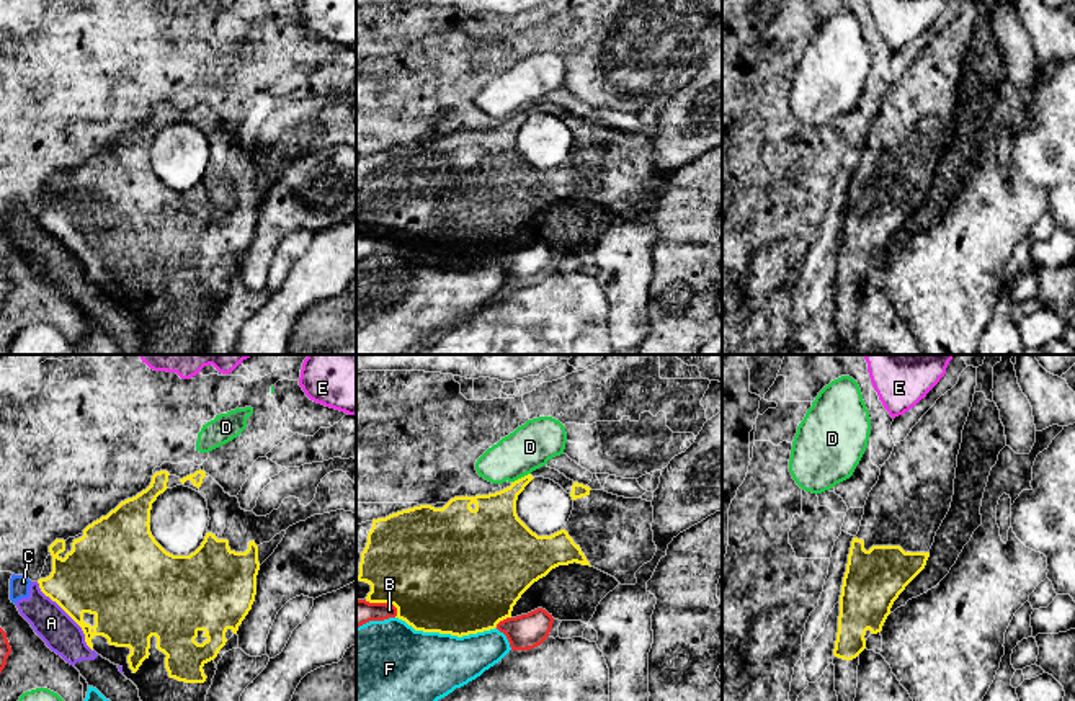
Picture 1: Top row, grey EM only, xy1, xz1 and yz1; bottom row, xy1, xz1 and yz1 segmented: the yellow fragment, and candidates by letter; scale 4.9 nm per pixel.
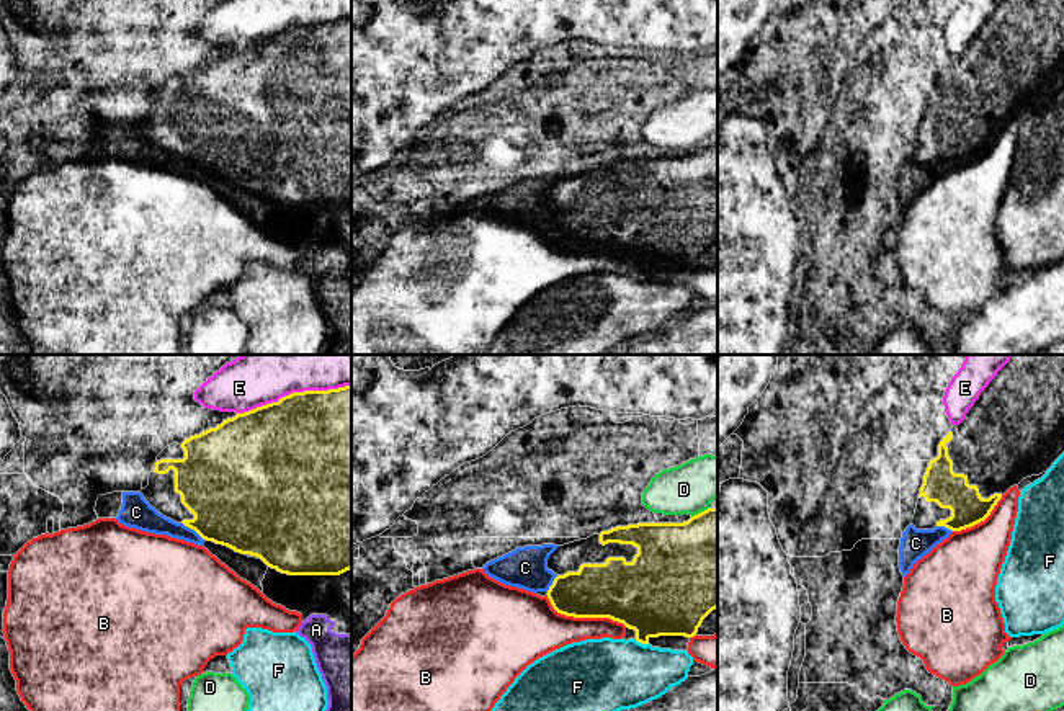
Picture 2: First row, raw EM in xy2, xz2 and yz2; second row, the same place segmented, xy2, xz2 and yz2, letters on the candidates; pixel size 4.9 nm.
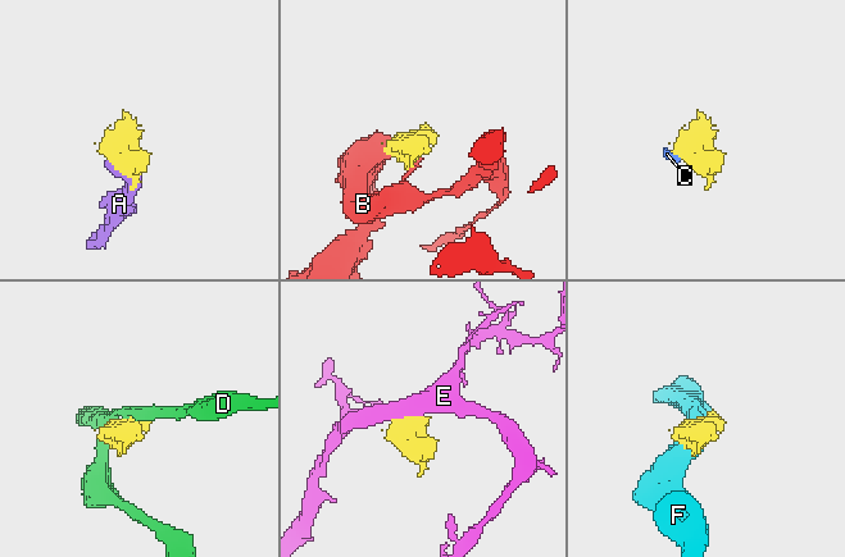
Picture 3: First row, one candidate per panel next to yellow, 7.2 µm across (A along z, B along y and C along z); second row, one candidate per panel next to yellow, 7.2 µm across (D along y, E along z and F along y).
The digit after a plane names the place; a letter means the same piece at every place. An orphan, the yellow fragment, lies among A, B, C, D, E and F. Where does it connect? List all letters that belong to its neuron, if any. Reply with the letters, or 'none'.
none

